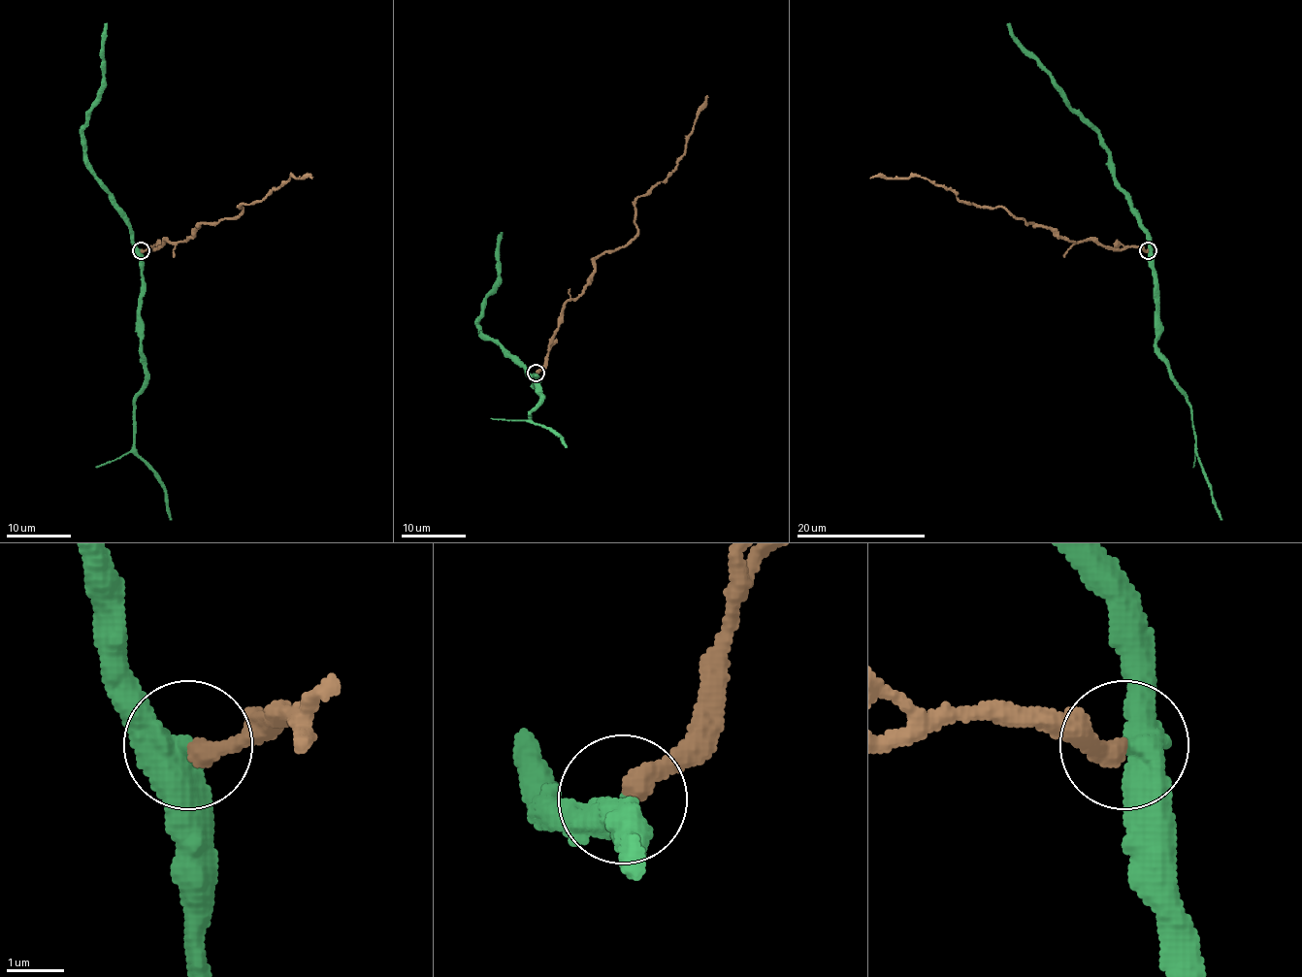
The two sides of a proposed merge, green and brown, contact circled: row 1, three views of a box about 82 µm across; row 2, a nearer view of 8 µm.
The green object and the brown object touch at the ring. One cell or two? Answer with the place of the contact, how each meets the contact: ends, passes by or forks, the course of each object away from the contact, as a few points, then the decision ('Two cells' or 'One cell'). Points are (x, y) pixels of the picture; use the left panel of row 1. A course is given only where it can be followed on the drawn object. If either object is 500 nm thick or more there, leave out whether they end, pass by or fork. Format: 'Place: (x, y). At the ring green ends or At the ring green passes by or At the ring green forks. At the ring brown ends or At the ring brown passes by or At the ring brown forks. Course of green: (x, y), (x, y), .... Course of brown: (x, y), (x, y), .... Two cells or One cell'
Place: (141, 250). At the ring green passes by. At the ring brown ends. Course of green: (140, 249), (140, 354), (145, 367), (145, 385), (135, 398), (134, 452), (161, 484), (171, 520). Course of brown: (140, 249), (166, 240), (186, 240), (201, 224), (234, 219), (240, 206), (257, 203), (291, 176), (312, 179). Two cells

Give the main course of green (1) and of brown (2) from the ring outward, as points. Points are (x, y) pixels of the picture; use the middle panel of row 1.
1: (536, 374), (540, 399), (531, 410), (529, 420), (546, 427), (566, 447)
2: (536, 372), (543, 366), (561, 309), (582, 291), (594, 262), (636, 233), (635, 200), (677, 164), (707, 95)

